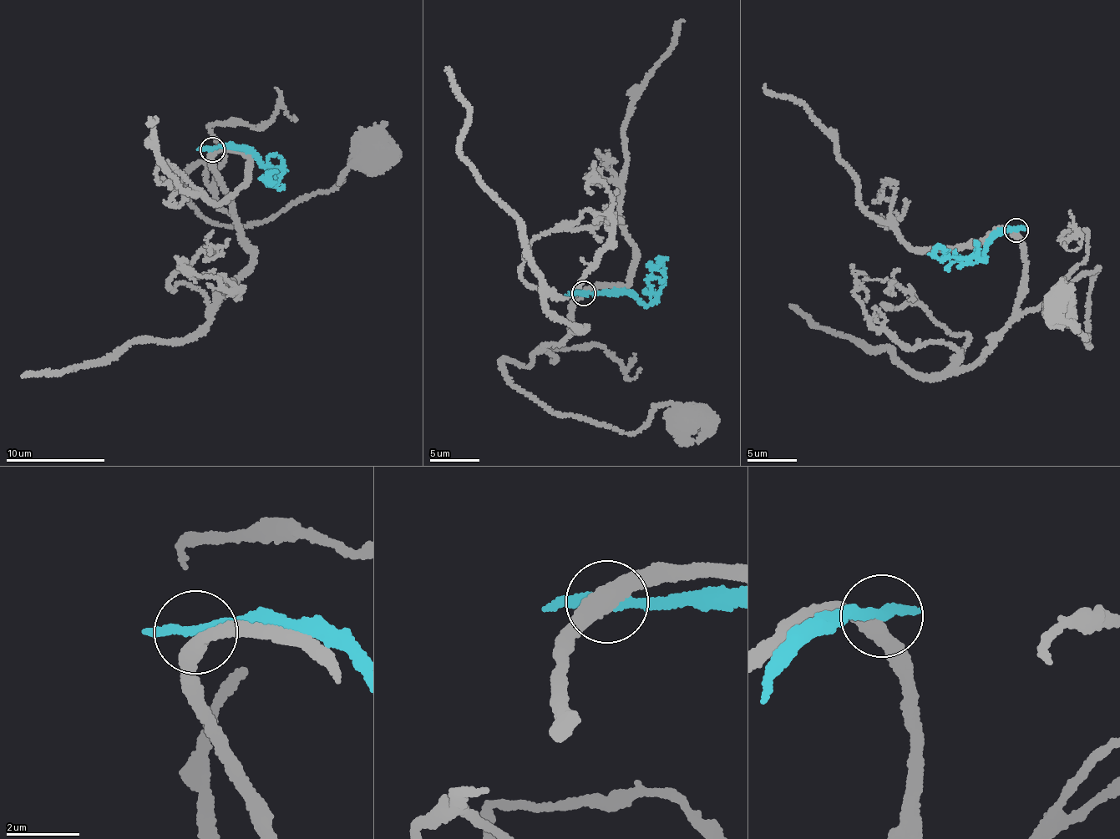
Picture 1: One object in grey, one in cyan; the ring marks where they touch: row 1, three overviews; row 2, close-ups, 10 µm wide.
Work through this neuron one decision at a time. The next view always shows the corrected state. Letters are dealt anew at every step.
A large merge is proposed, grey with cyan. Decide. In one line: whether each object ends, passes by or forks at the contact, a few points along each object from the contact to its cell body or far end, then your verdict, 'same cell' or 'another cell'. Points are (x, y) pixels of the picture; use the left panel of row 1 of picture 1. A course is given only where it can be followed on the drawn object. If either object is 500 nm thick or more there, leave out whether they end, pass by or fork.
grey passes by; cyan passes by; grey runs (212, 150), (235, 219), (219, 210), (200, 163), (184, 179), (185, 199), (234, 226), (331, 190), (369, 157); cyan runs (212, 149), (257, 153), (266, 164), (279, 167), (283, 172), (273, 184), (269, 177), (276, 170); another cell

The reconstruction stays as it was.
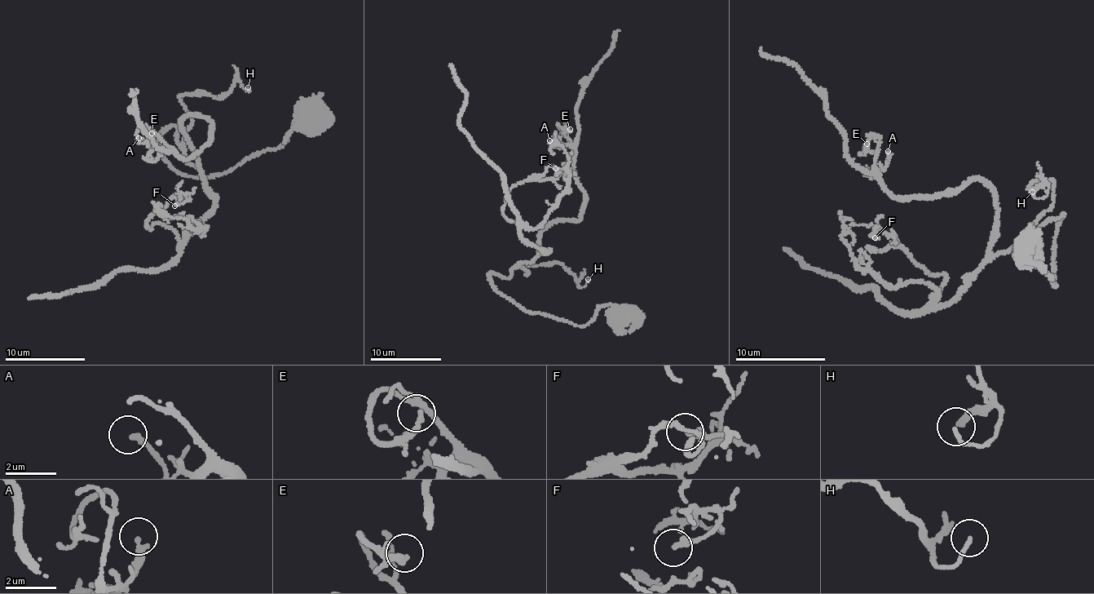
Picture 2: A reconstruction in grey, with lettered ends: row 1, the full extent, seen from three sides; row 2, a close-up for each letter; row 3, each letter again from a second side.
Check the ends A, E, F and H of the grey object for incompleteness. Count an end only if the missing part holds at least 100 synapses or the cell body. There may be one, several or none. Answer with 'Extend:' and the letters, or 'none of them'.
Extend: none of them

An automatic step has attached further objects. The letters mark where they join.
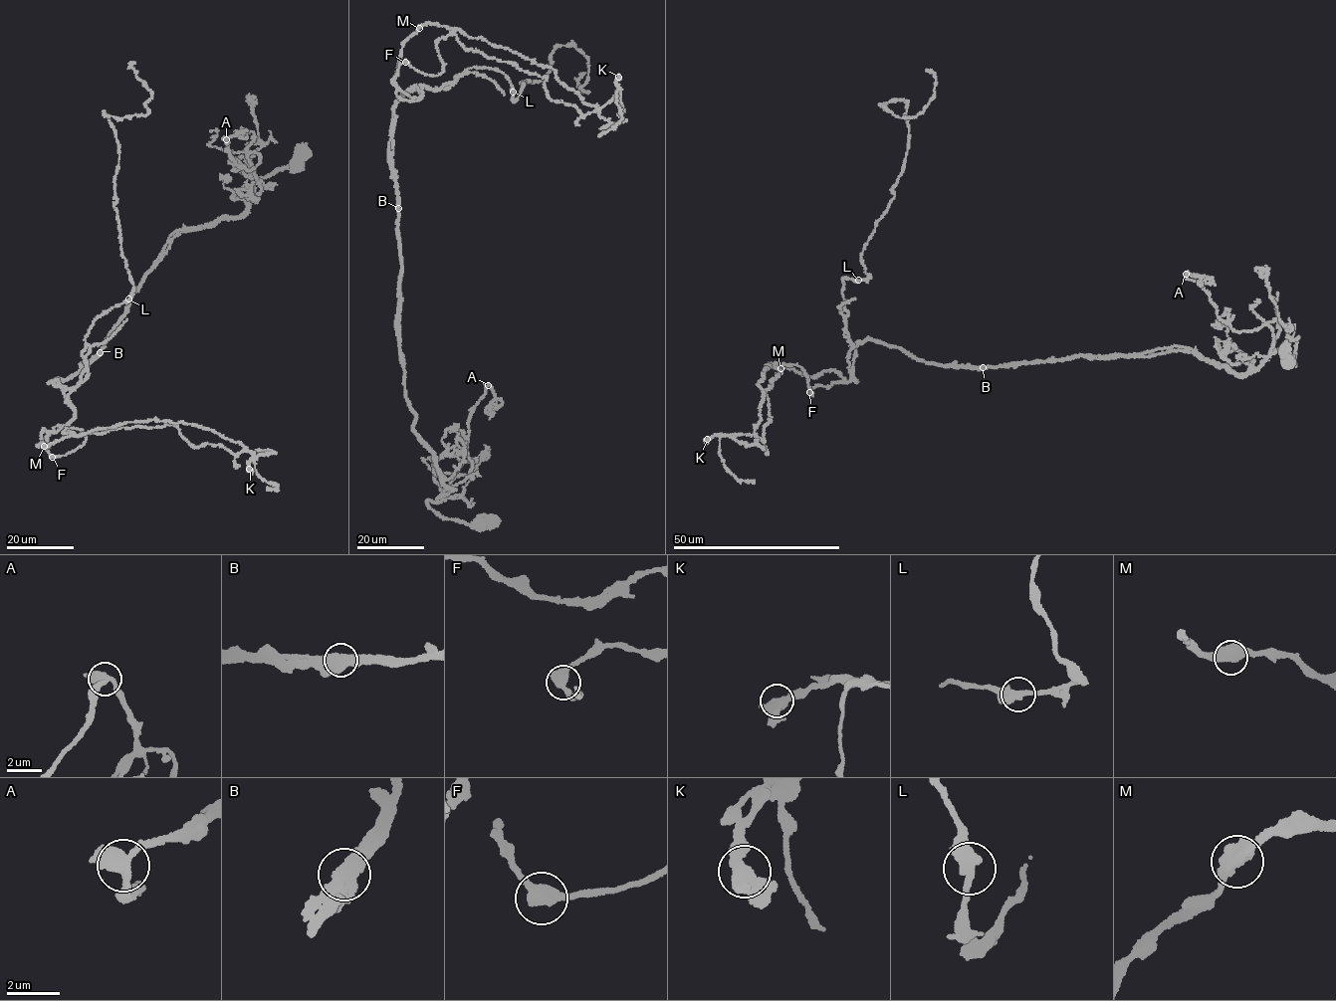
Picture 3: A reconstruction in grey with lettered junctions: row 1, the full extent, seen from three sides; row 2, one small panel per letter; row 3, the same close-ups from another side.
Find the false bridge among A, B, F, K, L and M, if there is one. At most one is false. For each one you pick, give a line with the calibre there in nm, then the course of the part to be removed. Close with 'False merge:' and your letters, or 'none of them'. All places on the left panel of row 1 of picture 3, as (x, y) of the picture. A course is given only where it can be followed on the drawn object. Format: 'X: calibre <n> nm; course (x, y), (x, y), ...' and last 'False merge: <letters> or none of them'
B: calibre 650 nm; course (100, 352), (49, 382), (67, 387), (74, 419), (38, 447), (182, 421), (273, 452), (252, 474)
False merge: B

